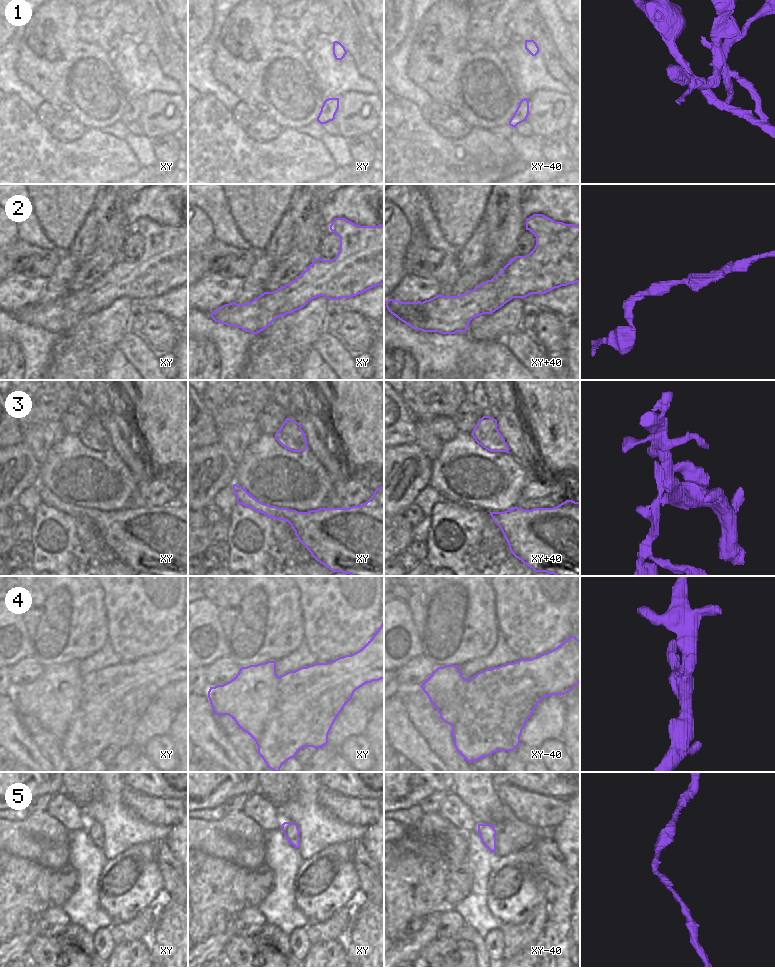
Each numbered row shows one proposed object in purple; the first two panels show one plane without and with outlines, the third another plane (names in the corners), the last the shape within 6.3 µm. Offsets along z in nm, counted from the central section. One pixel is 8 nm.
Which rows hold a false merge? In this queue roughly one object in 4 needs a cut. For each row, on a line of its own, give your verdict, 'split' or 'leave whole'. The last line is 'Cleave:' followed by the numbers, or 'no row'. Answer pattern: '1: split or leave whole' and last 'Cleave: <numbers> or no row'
1: leave whole
2: leave whole
3: split
4: split
5: leave whole
Cleave: 3, 4

